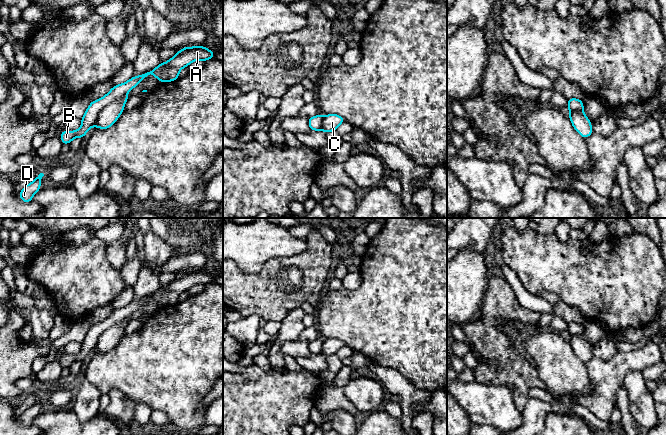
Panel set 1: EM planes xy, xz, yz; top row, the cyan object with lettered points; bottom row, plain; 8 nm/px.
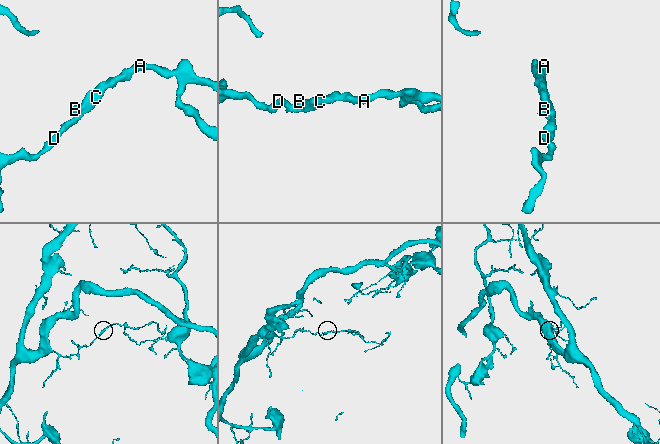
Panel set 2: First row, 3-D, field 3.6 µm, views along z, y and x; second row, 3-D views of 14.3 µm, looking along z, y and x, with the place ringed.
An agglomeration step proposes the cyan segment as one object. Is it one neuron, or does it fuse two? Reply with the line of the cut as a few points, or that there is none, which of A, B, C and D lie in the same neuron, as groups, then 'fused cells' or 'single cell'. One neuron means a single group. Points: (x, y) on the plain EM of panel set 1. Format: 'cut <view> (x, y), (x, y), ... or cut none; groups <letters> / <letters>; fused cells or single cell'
cut xy (126, 317), (107, 328), (99, 337), (94, 348); groups A B / C D; fused cells

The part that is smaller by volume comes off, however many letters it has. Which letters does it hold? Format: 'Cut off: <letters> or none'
Cut off: A, B

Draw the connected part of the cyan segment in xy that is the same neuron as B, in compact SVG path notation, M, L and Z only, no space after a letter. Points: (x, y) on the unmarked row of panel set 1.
M204 270L186 271L165 287L159 289L150 296L133 300L125 307L113 310L112 313L102 322L92 325L88 330L84 340L81 342L82 348L77 355L62 355L62 368L69 368L74 362L83 362L87 355L95 349L99 337L107 329L126 319L131 313L136 311L148 299L154 299L161 307L175 305L179 301L182 292L188 291L195 284L206 285L214 281L214 275L208 274Z

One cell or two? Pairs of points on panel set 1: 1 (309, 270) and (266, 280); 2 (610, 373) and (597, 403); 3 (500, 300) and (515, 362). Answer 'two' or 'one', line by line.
1: one
2: one
3: one

